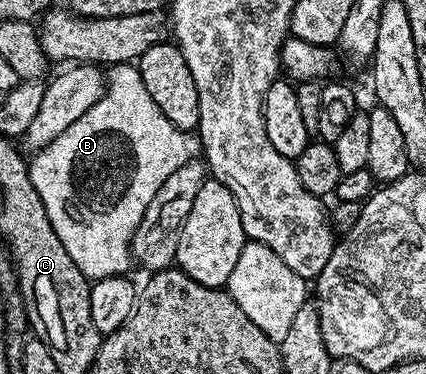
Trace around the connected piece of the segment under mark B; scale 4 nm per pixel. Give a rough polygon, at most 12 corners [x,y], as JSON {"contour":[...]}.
{"contour":[[135,65],[28,171],[89,280],[127,275],[197,135]]}

